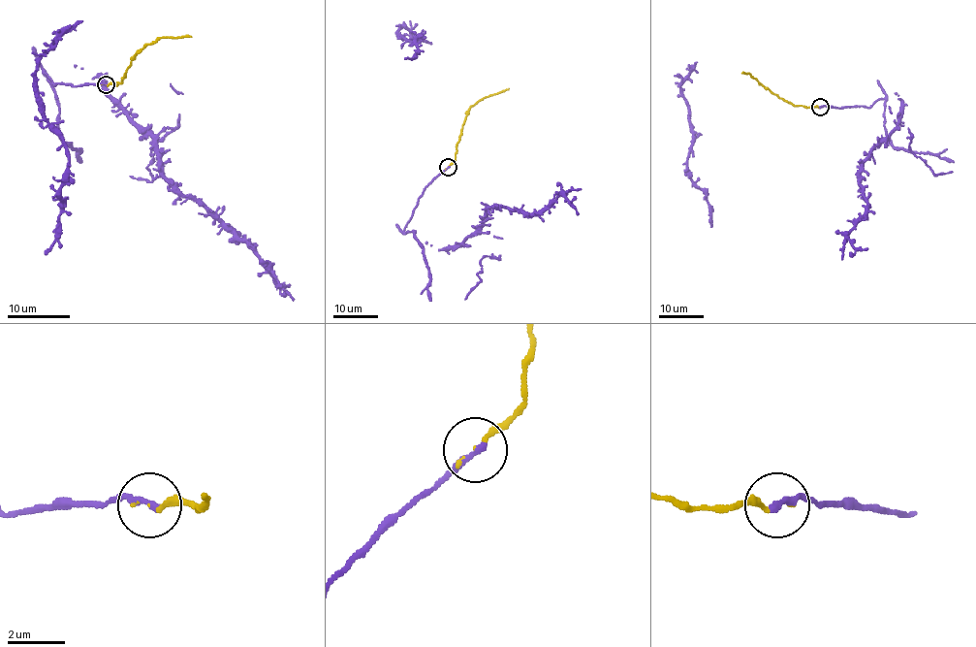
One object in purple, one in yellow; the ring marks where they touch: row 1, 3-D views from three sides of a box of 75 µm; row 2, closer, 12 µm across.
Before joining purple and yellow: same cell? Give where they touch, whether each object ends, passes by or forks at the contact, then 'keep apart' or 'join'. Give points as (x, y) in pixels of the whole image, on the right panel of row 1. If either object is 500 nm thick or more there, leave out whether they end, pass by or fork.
place (820, 107); purple ends; yellow ends; join

